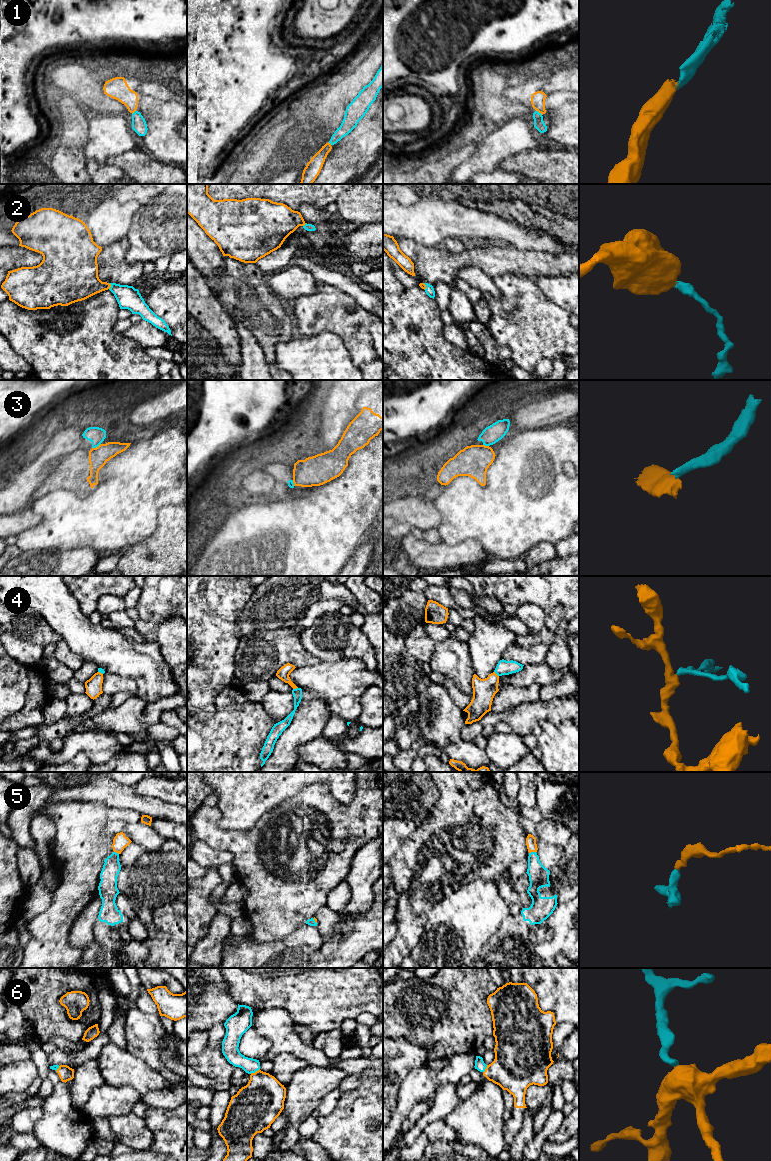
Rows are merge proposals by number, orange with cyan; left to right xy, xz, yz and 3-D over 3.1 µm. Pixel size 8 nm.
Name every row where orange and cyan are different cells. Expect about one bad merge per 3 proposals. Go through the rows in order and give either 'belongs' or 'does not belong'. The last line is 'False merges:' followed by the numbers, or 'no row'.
1: belongs
2: belongs
3: does not belong
4: belongs
5: belongs
6: belongs
False merges: 3

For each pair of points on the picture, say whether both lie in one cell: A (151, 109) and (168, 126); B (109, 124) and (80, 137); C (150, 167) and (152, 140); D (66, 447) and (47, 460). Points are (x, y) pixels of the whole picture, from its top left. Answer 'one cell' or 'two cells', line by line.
A: one cell
B: two cells
C: two cells
D: one cell

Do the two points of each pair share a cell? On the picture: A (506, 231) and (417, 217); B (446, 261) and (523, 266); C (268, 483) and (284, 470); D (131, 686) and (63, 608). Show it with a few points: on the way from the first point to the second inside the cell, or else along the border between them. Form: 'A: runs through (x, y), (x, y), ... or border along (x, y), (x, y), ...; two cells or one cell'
A: runs through (484, 224), (463, 220), (439, 220); one cell
B: runs through (465, 259), (504, 260); one cell
C: border along (264, 470), (273, 478); two cells
D: border along (105, 672), (130, 677), (136, 684), (138, 693); two cells

